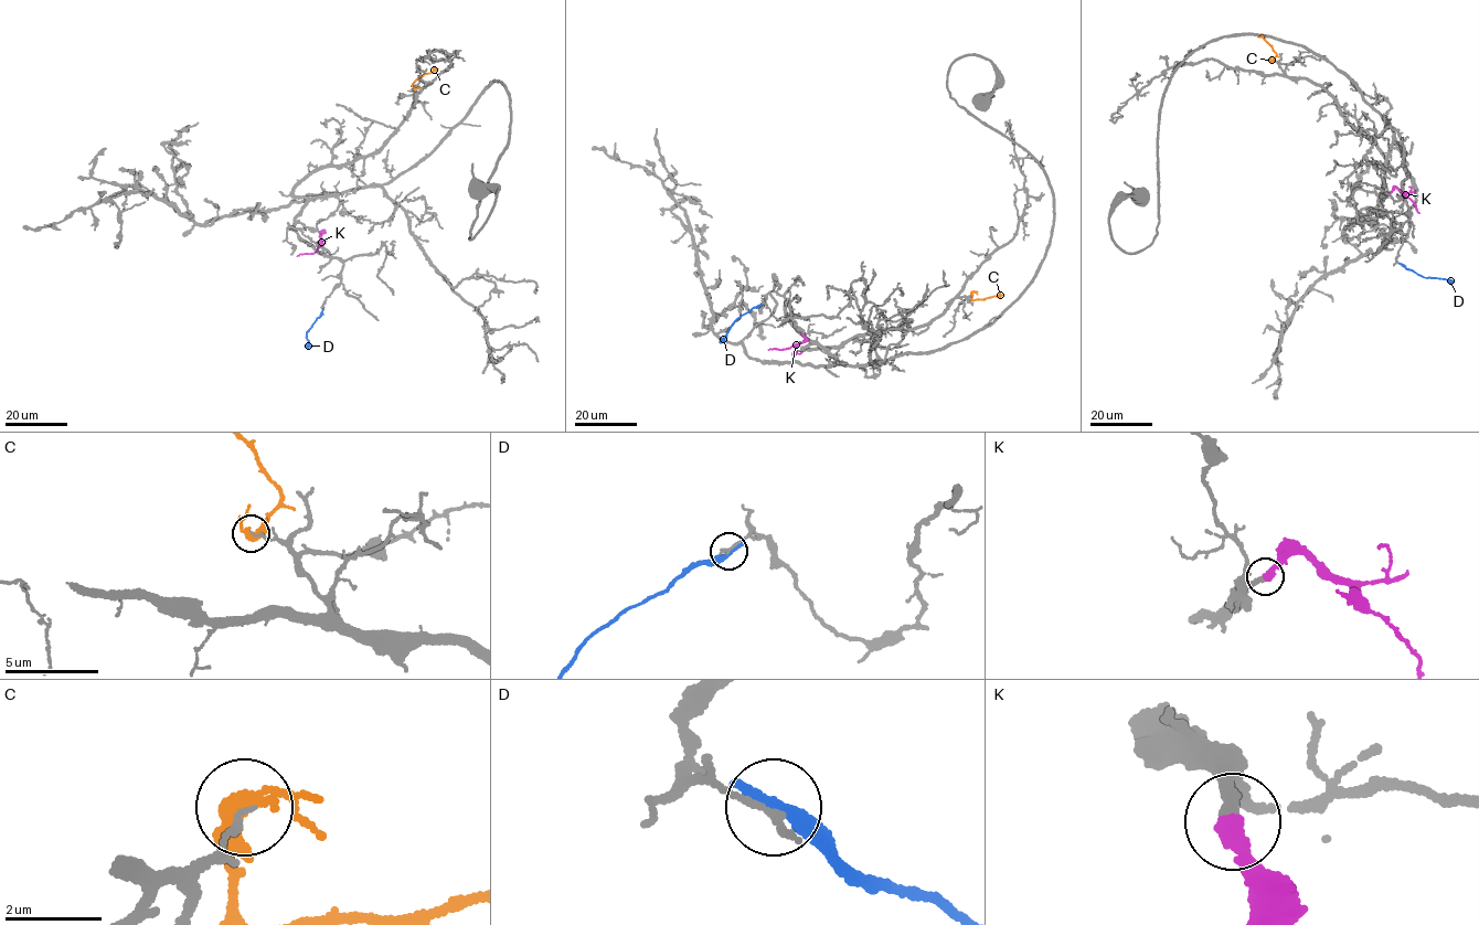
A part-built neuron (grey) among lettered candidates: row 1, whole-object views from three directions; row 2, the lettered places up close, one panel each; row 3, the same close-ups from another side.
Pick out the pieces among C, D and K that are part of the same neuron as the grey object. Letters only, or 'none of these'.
K

